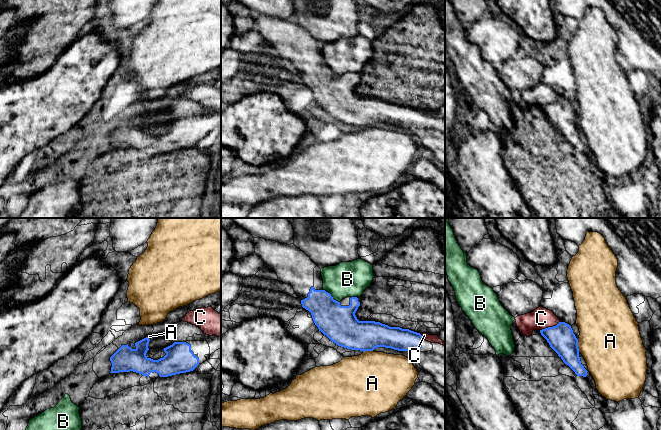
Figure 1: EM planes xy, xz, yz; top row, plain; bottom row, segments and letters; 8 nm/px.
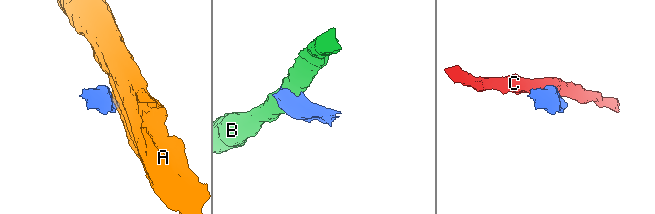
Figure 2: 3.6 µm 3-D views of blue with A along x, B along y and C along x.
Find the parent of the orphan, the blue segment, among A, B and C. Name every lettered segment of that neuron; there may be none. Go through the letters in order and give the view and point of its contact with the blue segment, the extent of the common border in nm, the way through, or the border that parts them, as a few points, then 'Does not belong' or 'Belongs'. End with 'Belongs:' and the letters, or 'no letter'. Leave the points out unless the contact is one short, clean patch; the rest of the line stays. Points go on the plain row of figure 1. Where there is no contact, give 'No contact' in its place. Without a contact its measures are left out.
A: Touches blue at yz (577, 121). Shared border 110 nm. Does not belong
B: Touches blue at xz (332, 74). Shared border 120 nm. Does not belong
C: Touches blue at yz (550, 103). Shared border 180 nm. Does not belong
Belongs: no letter

